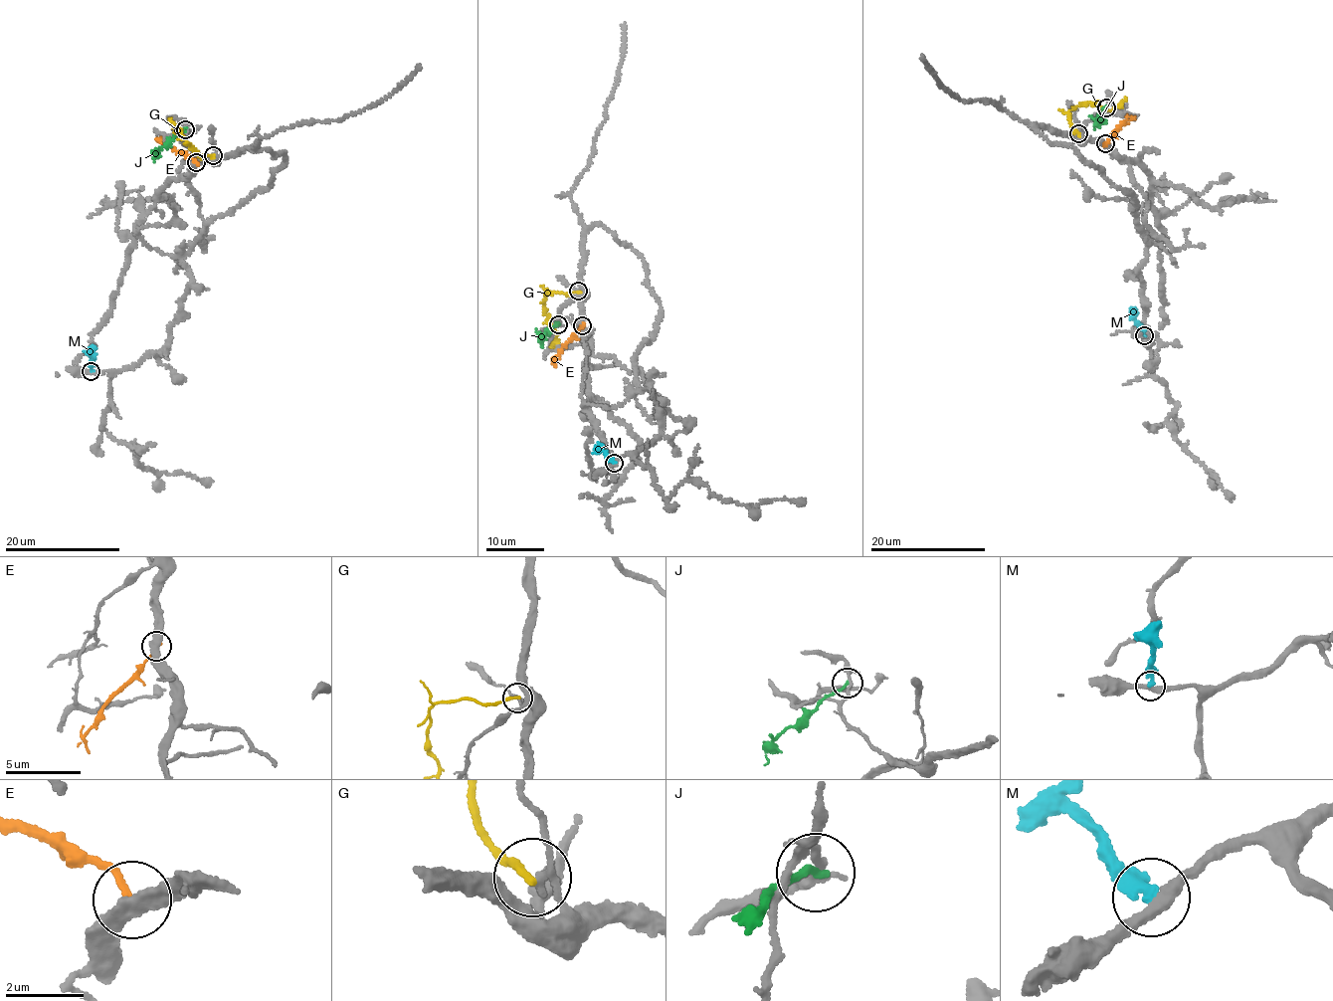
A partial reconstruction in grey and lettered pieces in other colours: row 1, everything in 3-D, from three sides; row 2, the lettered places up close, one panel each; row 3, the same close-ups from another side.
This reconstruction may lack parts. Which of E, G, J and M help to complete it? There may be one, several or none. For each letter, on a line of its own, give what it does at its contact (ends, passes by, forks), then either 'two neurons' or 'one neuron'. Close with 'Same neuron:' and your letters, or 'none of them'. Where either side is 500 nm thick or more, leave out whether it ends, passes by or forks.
E: it ends; two neurons
G: it ends; two neurons
J: it ends; two neurons
M: it ends; two neurons
Same neuron: none of them

